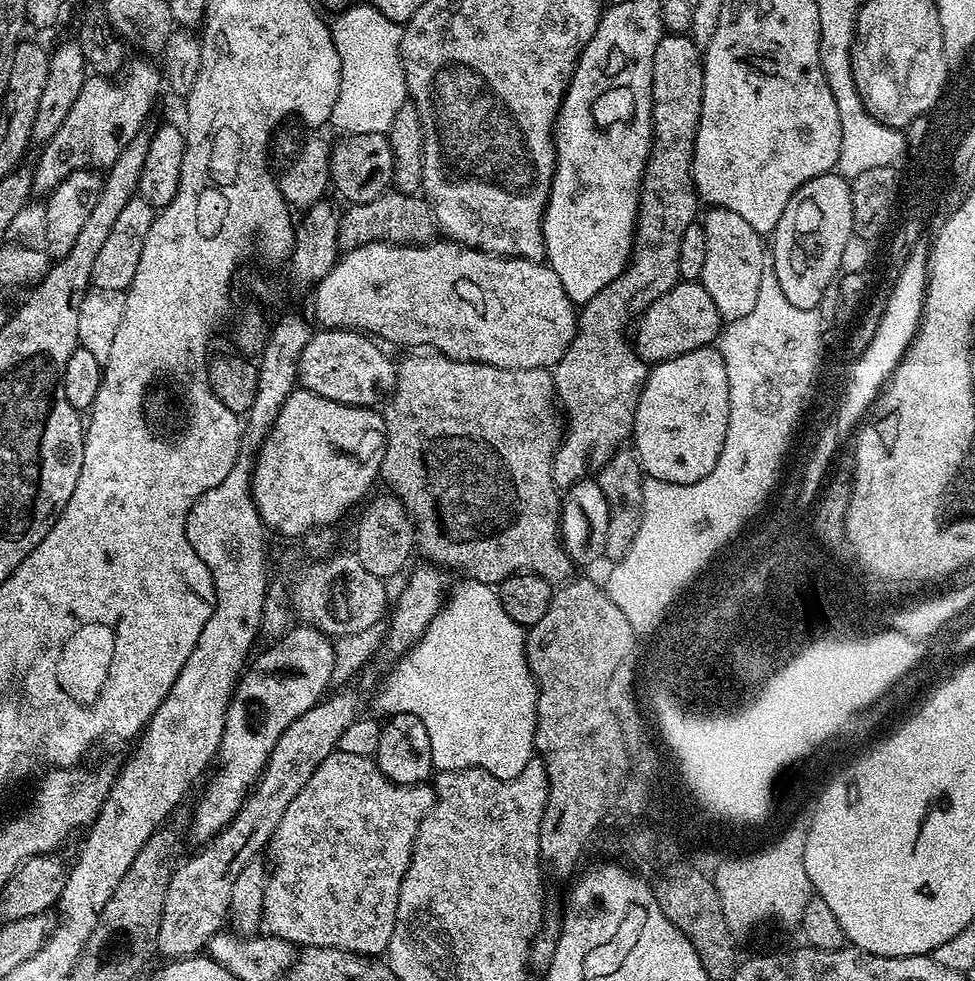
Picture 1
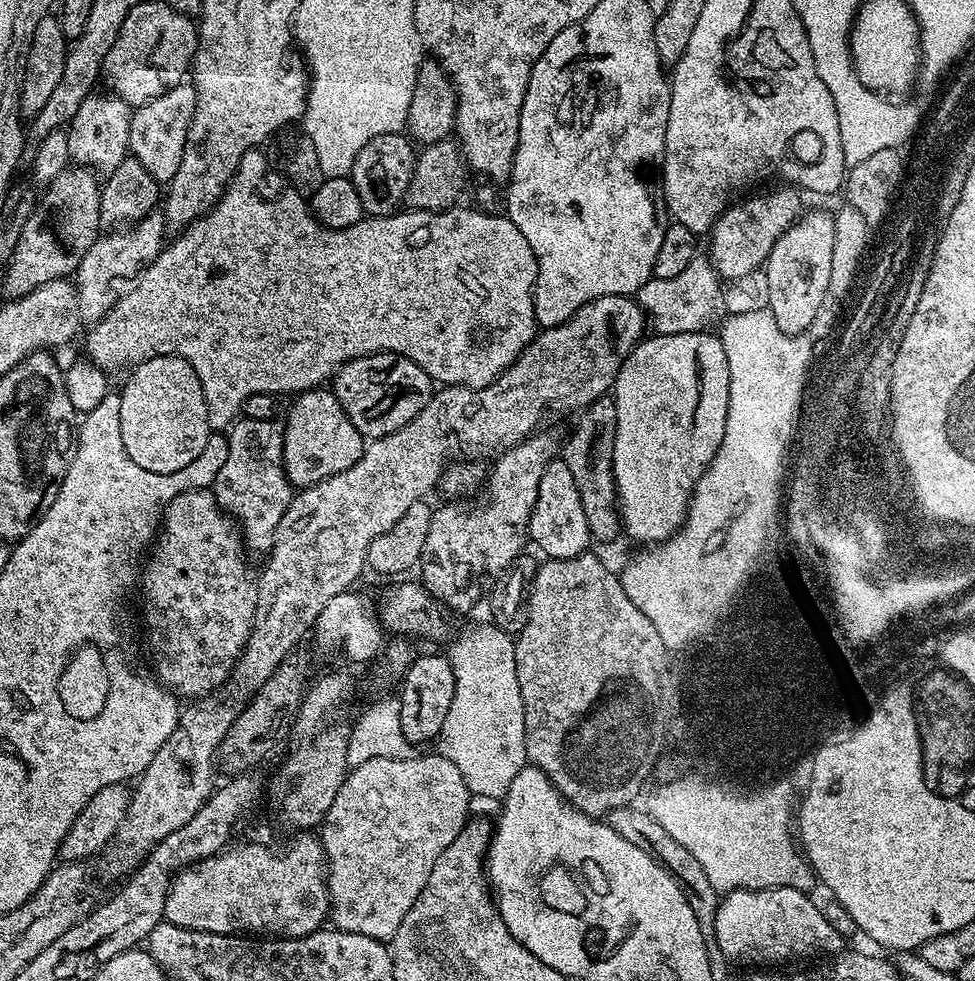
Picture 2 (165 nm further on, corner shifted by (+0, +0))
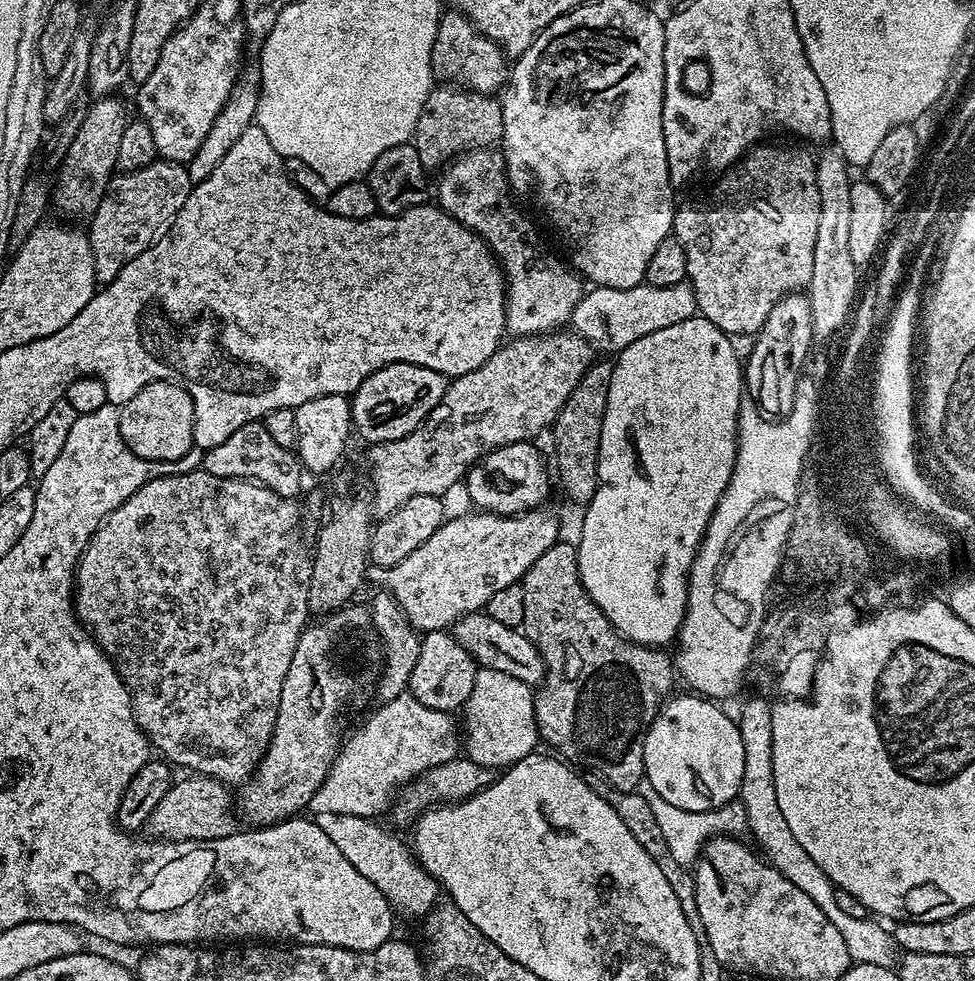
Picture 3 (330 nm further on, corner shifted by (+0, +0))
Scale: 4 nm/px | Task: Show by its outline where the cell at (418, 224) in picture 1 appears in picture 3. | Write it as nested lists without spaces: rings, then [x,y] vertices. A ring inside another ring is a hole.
[[[441,83],[433,87],[426,106],[422,106],[422,114],[418,114],[414,143],[422,166],[440,170],[465,152],[495,149],[503,139],[502,103],[495,95]]]

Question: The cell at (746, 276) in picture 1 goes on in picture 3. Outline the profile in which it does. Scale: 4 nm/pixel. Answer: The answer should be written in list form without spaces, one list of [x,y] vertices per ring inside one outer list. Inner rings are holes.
[[[687,282],[678,286],[643,283],[633,288],[592,286],[585,291],[578,306],[574,306],[570,328],[597,353],[618,354],[630,346],[630,342],[638,342],[638,338],[646,338],[646,334],[654,334],[654,330],[666,330],[666,326],[686,322],[694,315],[697,315],[696,299],[692,285]]]

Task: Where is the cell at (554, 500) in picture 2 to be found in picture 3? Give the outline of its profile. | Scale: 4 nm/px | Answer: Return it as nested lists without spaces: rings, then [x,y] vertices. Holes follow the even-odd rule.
[[[523,440],[514,442],[510,446],[502,446],[498,450],[487,452],[477,464],[472,466],[462,481],[462,488],[468,491],[469,498],[476,503],[475,507],[479,511],[492,512],[495,516],[519,516],[521,512],[531,512],[533,508],[541,507],[545,503],[544,499],[547,498],[553,481],[550,479],[549,465],[548,468],[544,465],[544,460],[534,445],[535,443]]]

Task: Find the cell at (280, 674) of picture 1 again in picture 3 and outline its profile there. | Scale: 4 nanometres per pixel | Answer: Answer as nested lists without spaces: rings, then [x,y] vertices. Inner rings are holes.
[[[547,507],[533,508],[531,512],[521,512],[519,516],[495,516],[492,512],[473,511],[473,516],[456,516],[445,519],[444,525],[418,550],[414,550],[402,562],[389,568],[373,567],[370,572],[372,580],[383,591],[400,603],[406,618],[412,627],[421,634],[429,632],[442,632],[451,629],[456,621],[466,614],[487,609],[490,598],[498,594],[505,586],[523,581],[525,574],[554,546],[560,539],[560,520],[552,512],[547,512]]]

